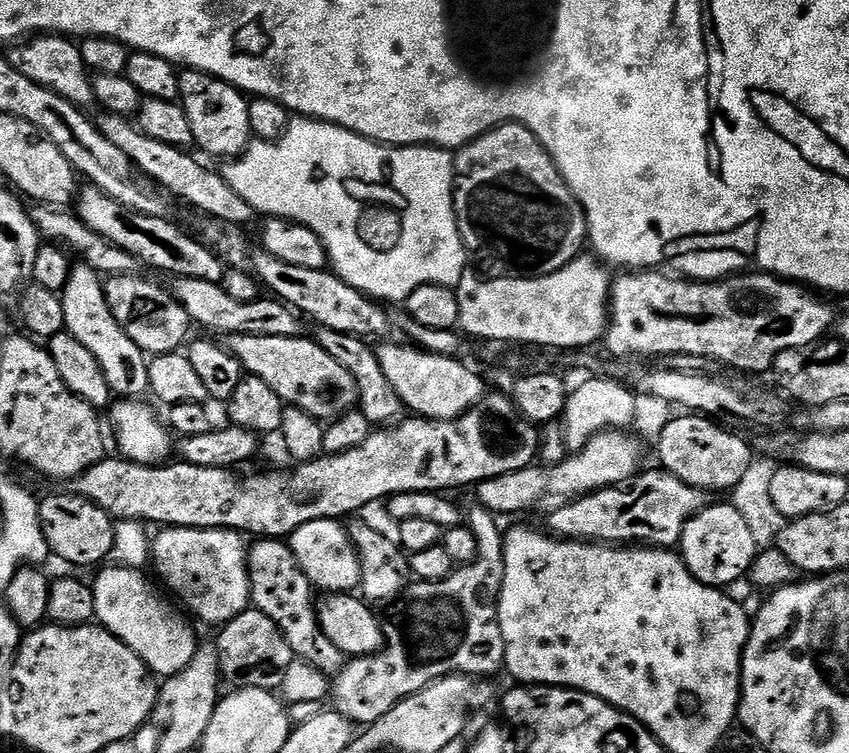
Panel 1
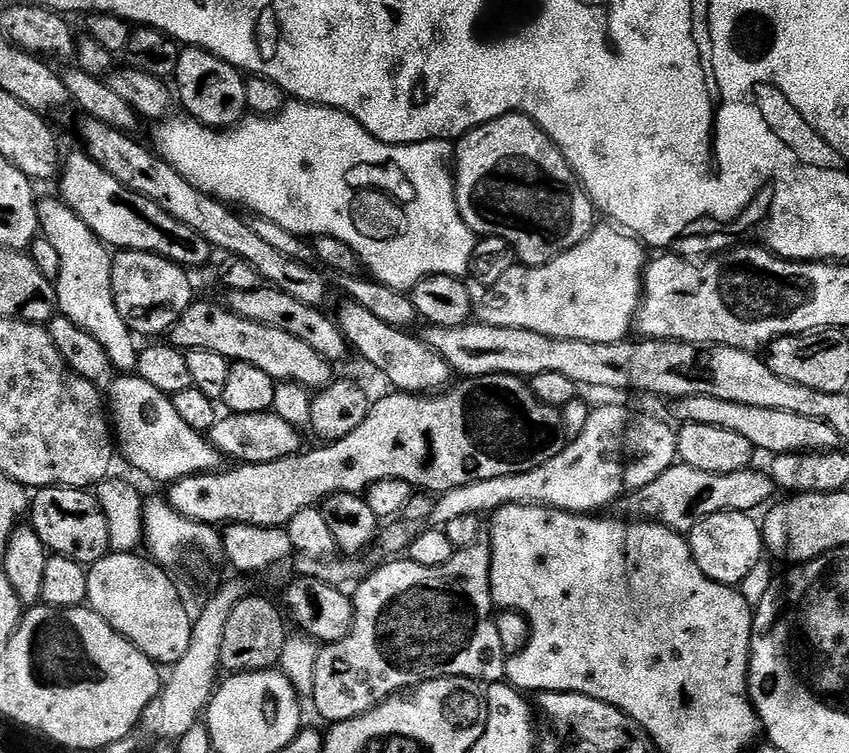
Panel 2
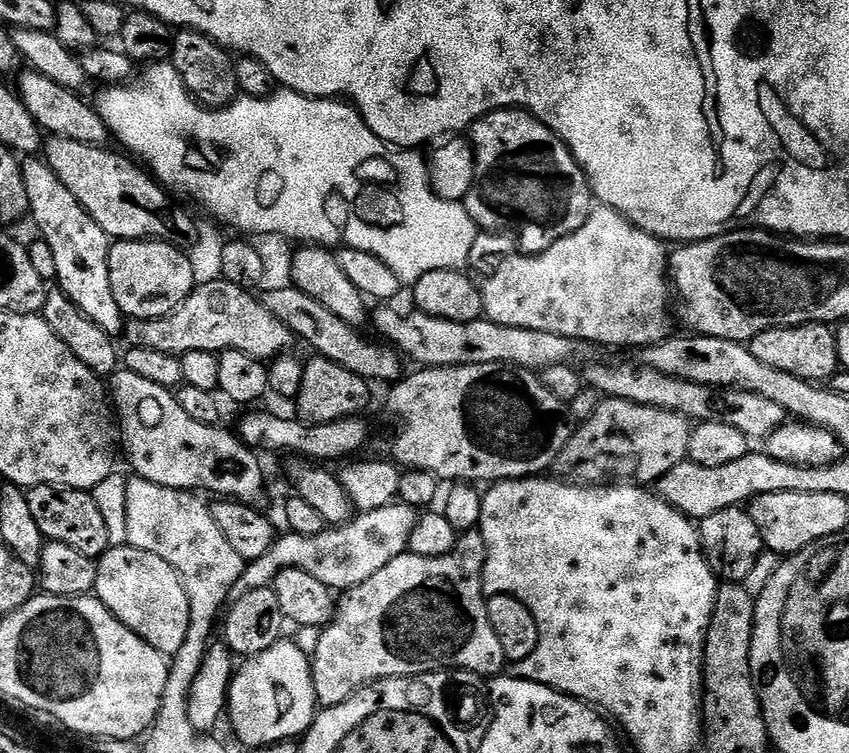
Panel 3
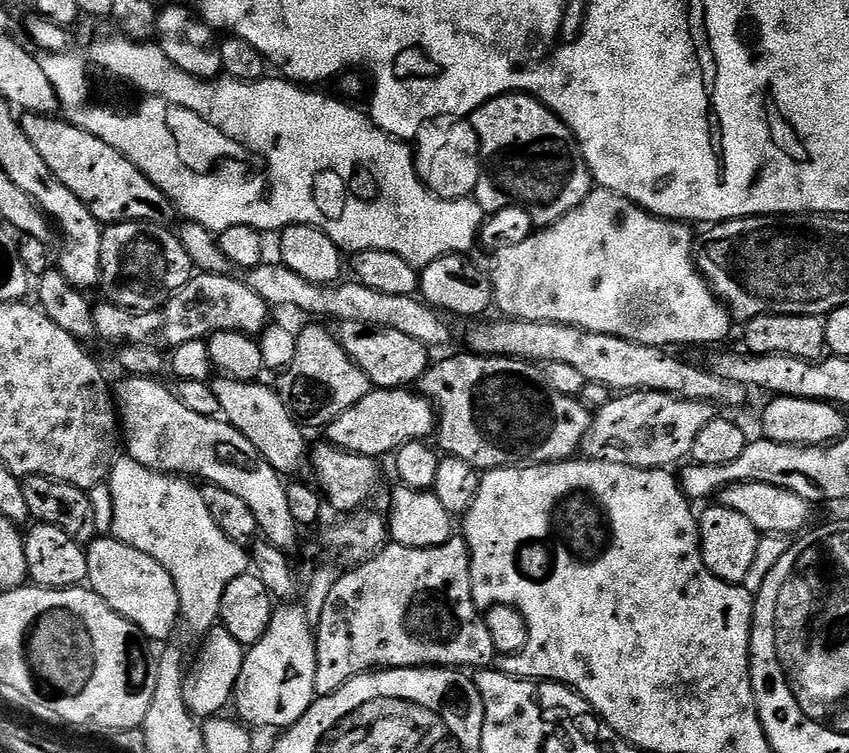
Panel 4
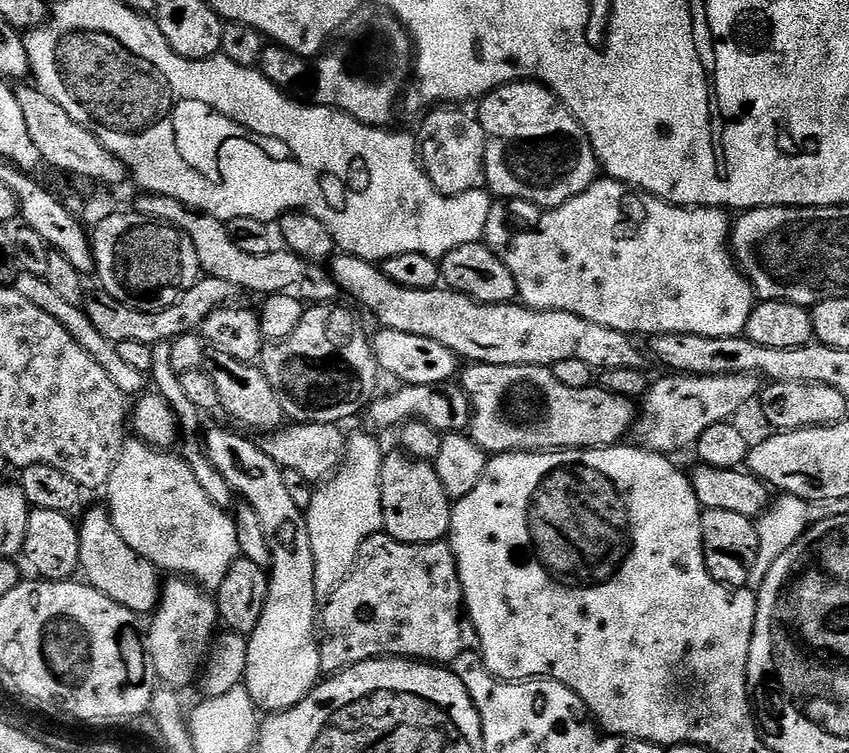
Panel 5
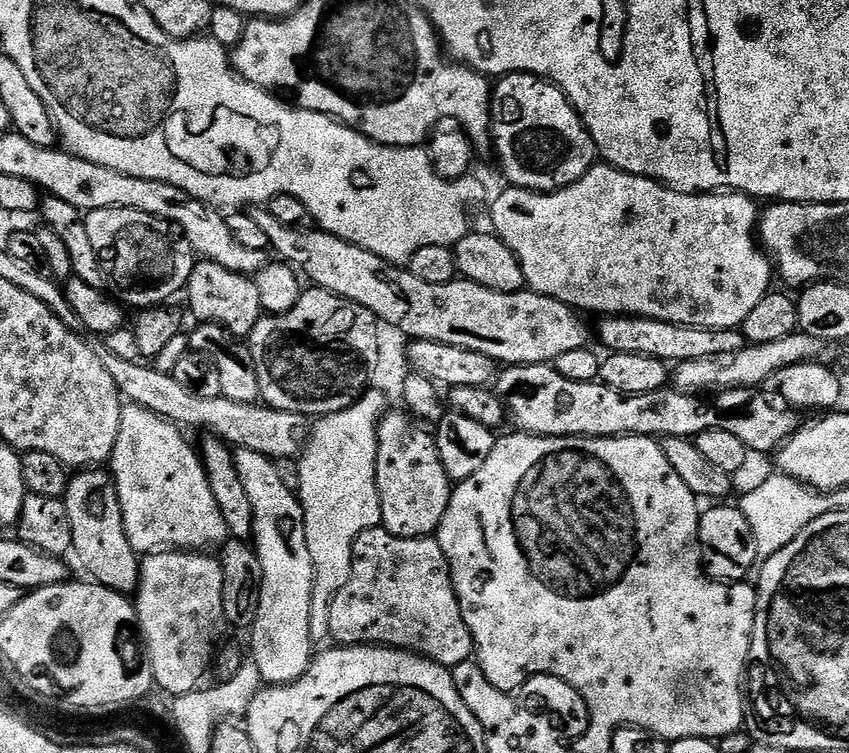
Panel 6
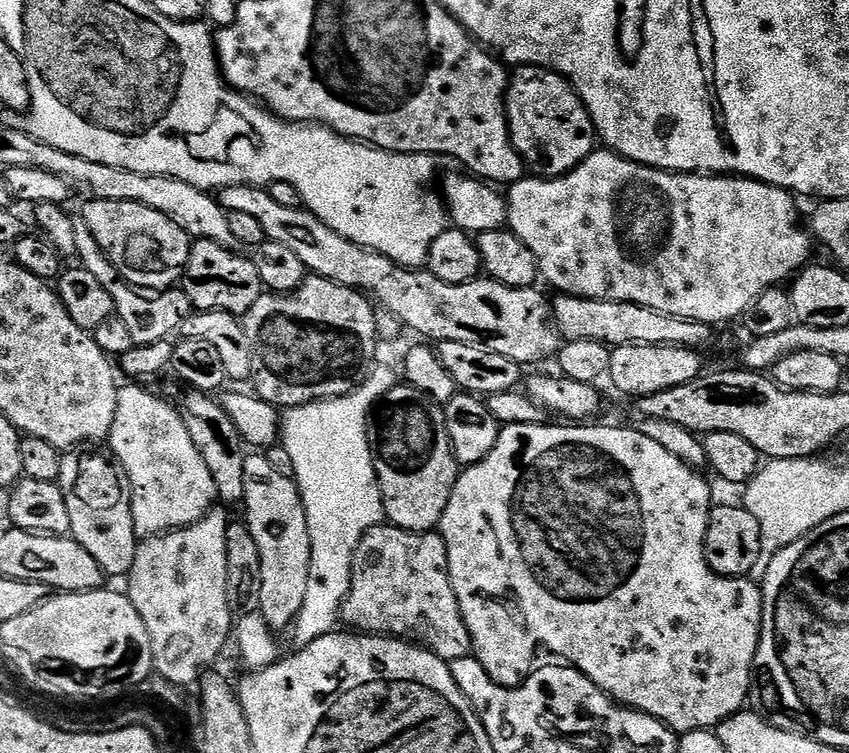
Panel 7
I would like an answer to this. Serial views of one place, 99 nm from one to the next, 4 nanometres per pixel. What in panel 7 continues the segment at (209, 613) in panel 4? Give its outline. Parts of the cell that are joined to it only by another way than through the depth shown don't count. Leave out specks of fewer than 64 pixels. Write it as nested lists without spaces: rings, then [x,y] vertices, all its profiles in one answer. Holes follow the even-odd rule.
[[[132,382],[127,386],[129,388],[120,388],[118,406],[114,410],[114,422],[107,443],[112,444],[112,452],[116,455],[115,463],[122,469],[130,489],[132,522],[137,537],[154,537],[173,529],[190,527],[208,513],[217,499],[210,470],[206,470],[206,462],[202,462],[202,454],[198,454],[198,446],[194,446],[190,430],[186,430],[179,411],[173,405],[171,408],[160,397],[147,392],[139,383]]]

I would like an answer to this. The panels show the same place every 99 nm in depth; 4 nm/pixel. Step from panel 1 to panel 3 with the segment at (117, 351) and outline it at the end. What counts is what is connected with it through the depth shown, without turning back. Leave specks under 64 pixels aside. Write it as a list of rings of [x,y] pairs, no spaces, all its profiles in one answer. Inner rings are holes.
[[[28,158],[22,164],[22,178],[26,186],[26,198],[30,220],[36,223],[39,239],[50,246],[54,253],[54,266],[56,267],[55,283],[94,322],[94,326],[102,326],[106,334],[114,338],[123,333],[126,323],[125,317],[120,314],[118,302],[114,302],[114,290],[110,290],[110,266],[108,265],[108,249],[110,238],[94,218],[62,186],[62,178],[54,174],[48,165],[47,159]],[[40,159],[40,160],[36,160]],[[28,160],[28,161],[27,161]]]

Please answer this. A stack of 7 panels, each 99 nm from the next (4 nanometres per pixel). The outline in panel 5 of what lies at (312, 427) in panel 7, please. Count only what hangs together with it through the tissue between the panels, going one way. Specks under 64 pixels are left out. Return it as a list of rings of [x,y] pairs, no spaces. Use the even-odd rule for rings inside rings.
[[[349,435],[343,464],[331,479],[313,491],[306,519],[310,550],[314,550],[314,574],[320,583],[342,583],[356,566],[362,542],[383,529],[380,475],[385,455],[385,449],[380,449],[374,437]]]

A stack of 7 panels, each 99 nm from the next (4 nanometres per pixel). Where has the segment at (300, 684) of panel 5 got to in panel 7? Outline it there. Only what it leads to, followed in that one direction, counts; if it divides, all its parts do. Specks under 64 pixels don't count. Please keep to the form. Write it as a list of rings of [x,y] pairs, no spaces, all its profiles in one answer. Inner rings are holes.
[[[248,454],[244,457],[246,490],[242,509],[248,517],[246,523],[262,562],[262,598],[259,613],[265,624],[273,630],[291,629],[296,615],[302,610],[306,598],[306,582],[310,570],[310,538],[306,526],[304,503],[295,480],[282,478],[270,466],[267,455]]]

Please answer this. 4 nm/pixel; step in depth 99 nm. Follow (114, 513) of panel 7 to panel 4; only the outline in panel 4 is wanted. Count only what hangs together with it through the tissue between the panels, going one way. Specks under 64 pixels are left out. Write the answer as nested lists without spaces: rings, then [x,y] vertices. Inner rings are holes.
[[[104,534],[87,545],[88,578],[87,583],[92,591],[103,598],[106,603],[122,618],[126,618],[134,626],[138,626],[149,641],[164,640],[176,624],[181,623],[180,599],[178,590],[166,574],[166,570],[150,554],[142,554],[142,550],[134,550],[134,546]]]

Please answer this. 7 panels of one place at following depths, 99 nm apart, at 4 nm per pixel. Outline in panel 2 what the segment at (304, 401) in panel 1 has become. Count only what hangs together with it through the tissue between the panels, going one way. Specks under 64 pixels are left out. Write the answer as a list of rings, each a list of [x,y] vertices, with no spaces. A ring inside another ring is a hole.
[[[197,299],[190,305],[178,323],[172,325],[170,342],[184,352],[214,350],[214,354],[222,354],[222,358],[229,362],[246,362],[258,366],[258,370],[266,370],[274,381],[301,384],[309,390],[327,388],[334,379],[330,361],[322,358],[318,350],[306,346],[306,342],[285,334],[283,330],[250,322],[250,318],[242,318],[223,303],[215,304],[212,300]]]

